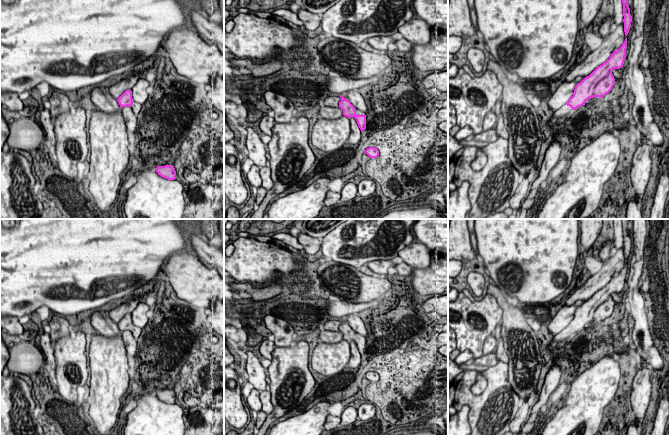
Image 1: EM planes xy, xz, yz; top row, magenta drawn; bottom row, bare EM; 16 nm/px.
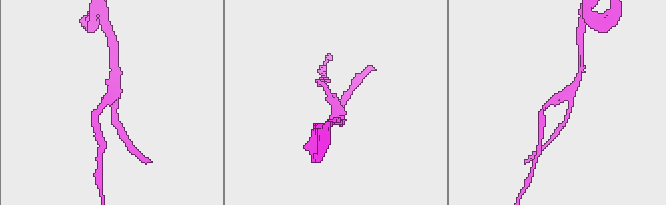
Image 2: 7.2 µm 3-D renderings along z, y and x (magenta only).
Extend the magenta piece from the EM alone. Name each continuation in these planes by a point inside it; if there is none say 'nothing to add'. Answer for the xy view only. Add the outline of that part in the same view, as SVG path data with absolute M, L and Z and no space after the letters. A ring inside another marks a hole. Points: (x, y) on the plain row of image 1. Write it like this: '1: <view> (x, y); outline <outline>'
1: xy (136, 331); outline M133 326L131 332L132 332L132 335L133 335L133 337L134 337L135 339L138 339L138 338L139 338L139 336L140 336L140 334L141 334L141 330L142 330L141 328L136 327L136 326Z

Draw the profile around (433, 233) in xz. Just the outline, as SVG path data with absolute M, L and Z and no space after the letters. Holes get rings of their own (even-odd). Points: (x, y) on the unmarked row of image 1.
M418 219L413 230L420 243L431 252L448 255L448 219Z

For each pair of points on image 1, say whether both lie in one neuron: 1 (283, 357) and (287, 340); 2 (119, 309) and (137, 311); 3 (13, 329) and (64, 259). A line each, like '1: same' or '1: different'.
1: different
2: same
3: different

